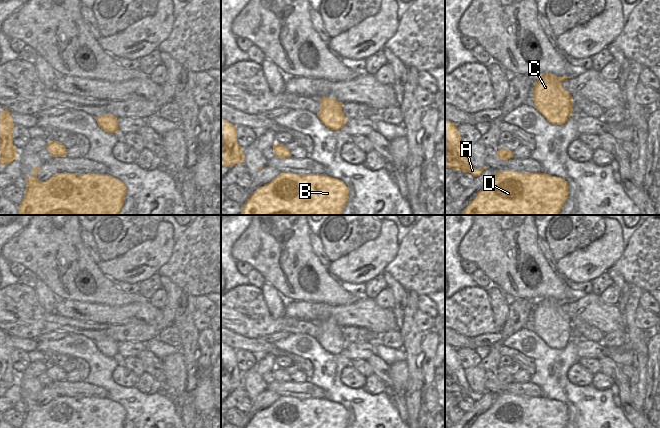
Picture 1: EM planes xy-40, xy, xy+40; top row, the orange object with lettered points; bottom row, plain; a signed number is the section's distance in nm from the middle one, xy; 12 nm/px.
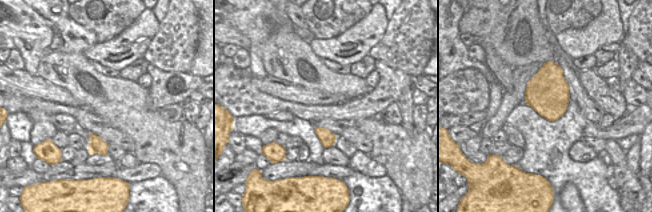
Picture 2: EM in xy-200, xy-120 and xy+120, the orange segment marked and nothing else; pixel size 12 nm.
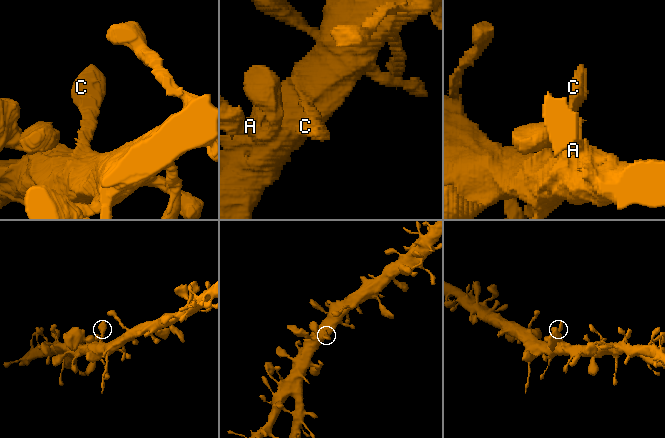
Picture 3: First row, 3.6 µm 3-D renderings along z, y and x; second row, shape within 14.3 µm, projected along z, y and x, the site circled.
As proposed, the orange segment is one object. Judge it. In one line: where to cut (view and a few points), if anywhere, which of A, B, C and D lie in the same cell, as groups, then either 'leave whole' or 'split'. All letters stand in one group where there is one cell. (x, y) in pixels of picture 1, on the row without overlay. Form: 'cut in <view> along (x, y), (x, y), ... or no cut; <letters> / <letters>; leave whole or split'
no cut; A B C D; leave whole

